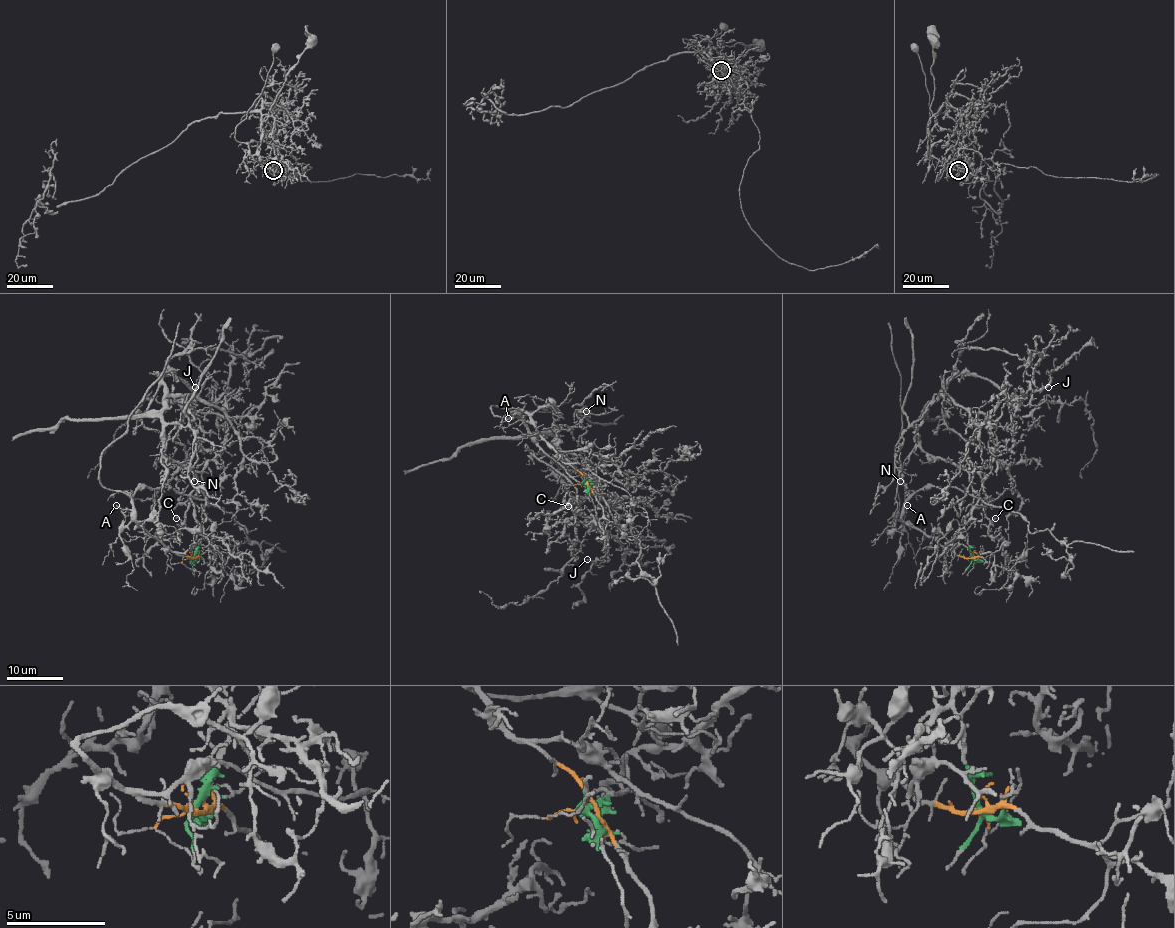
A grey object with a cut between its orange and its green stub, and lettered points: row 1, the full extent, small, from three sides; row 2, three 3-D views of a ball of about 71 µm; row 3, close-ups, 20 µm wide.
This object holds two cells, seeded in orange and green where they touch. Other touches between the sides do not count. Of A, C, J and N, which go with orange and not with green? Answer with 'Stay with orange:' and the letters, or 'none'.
Stay with orange: A

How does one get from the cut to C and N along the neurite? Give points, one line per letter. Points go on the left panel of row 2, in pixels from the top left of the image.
C: (193, 557), (201, 538), (190, 497), (197, 485), (197, 472), (203, 486), (183, 521), (176, 519)
N: (193, 557), (201, 538), (190, 497), (197, 485), (165, 452), (183, 427), (193, 431), (194, 481)

